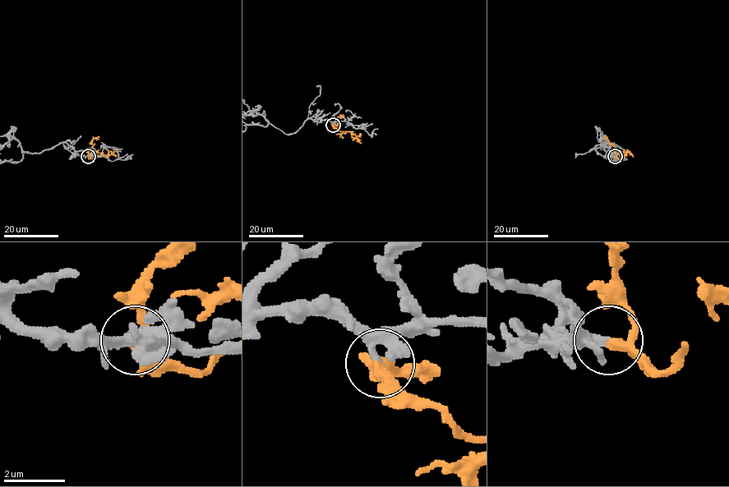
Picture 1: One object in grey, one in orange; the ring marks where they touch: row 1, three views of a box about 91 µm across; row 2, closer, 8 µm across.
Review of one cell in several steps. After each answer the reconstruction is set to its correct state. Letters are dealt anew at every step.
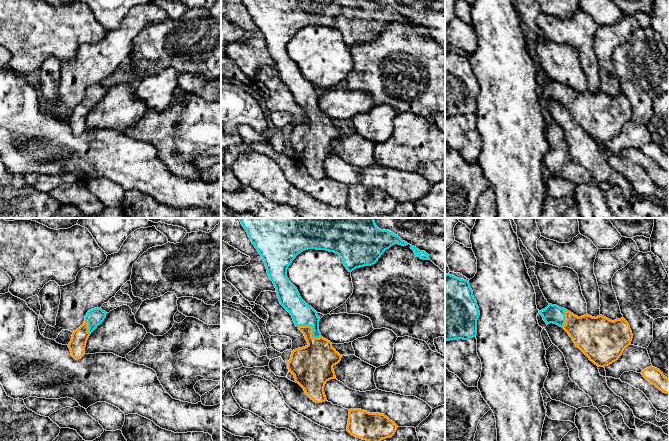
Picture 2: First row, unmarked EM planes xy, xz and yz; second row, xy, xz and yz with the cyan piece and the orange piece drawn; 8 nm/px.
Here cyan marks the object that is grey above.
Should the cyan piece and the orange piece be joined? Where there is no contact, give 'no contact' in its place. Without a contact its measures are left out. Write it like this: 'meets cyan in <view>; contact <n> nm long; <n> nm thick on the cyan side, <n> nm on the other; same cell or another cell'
meets cyan in xz; contact 200 nm long; 180 nm thick on the cyan side, 280 nm on the other; same cell

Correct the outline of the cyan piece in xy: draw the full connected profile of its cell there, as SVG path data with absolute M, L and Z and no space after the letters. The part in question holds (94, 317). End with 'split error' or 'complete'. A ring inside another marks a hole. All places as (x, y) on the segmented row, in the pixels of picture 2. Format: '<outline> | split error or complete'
M94 308L87 312L84 323L73 332L68 344L74 359L79 360L85 355L85 347L90 334L104 321L106 315L107 313L101 308Z | split error

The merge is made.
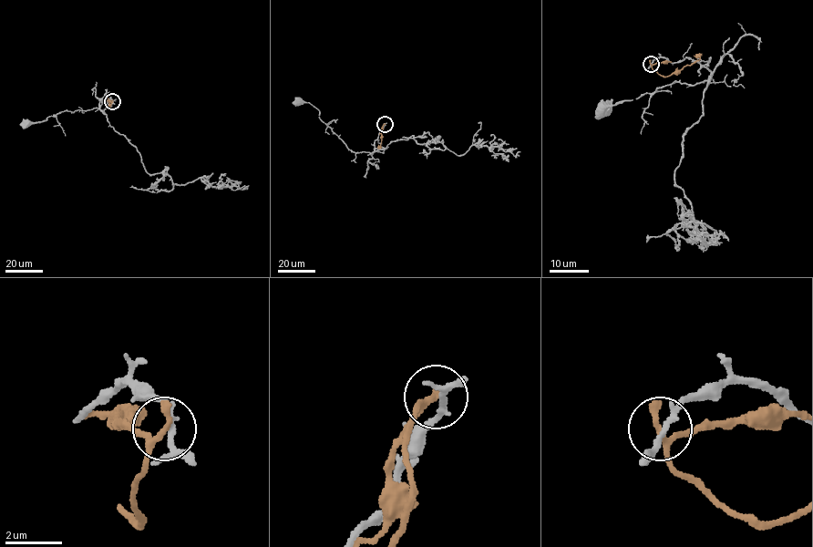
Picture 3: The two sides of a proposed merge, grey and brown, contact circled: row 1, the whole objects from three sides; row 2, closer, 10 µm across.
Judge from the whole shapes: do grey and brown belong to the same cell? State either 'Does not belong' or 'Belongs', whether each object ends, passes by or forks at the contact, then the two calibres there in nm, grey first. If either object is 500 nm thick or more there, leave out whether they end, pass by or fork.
Does not belong. At the ring grey forks. At the ring brown passes by. Thickness 160 nm (grey) against 240 nm

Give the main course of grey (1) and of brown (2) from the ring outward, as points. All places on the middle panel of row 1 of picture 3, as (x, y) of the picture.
1: (385, 124), (375, 141), (372, 153), (354, 152), (320, 118), (316, 108), (309, 103), (298, 101)
2: (385, 124), (381, 147), (378, 145)

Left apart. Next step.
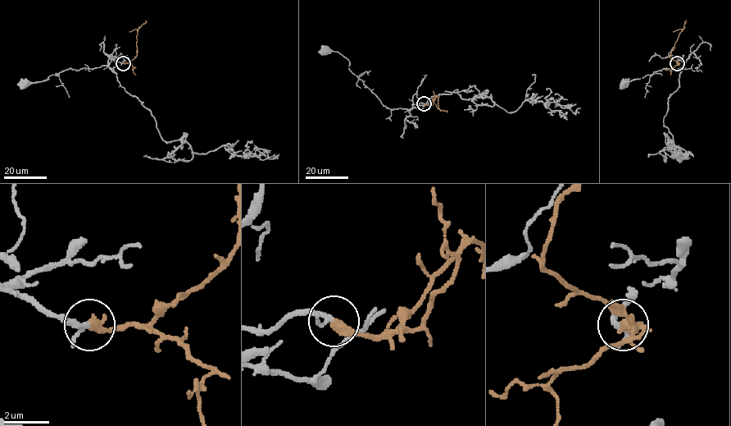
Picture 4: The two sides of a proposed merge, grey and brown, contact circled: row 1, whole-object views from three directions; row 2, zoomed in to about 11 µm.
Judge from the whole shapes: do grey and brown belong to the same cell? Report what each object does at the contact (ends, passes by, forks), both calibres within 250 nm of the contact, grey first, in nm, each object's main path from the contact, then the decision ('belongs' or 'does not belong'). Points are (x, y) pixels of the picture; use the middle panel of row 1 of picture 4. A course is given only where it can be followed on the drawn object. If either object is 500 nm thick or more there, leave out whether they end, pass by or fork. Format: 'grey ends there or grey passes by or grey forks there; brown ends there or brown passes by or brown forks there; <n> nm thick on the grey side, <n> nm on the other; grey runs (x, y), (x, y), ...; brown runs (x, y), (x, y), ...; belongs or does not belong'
grey passes by; brown ends there; 170 nm thick on the grey side, 440 nm on the other; grey runs (424, 103), (413, 105), (410, 109), (386, 107), (350, 70), (349, 61), (345, 57), (338, 52), (324, 50); brown runs (424, 103), (429, 104), (438, 96), (438, 107), (447, 112); belongs

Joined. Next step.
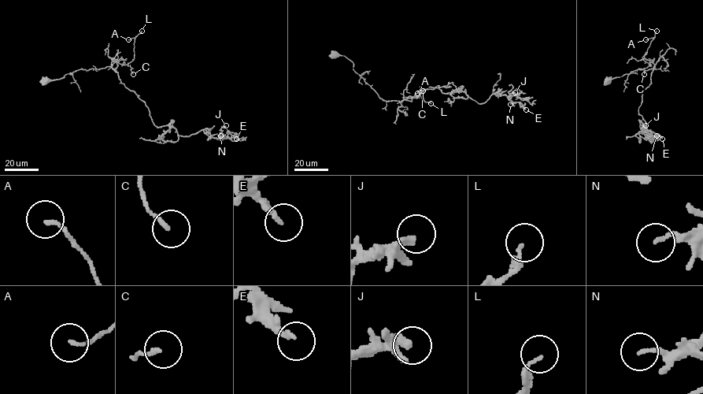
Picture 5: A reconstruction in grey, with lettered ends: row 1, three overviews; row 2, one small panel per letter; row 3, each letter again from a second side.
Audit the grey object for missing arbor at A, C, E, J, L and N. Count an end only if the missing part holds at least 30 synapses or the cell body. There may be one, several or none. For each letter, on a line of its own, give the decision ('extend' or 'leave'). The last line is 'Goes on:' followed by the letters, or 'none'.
A: leave
C: leave
E: leave
J: leave
L: leave
N: leave
Goes on: none

